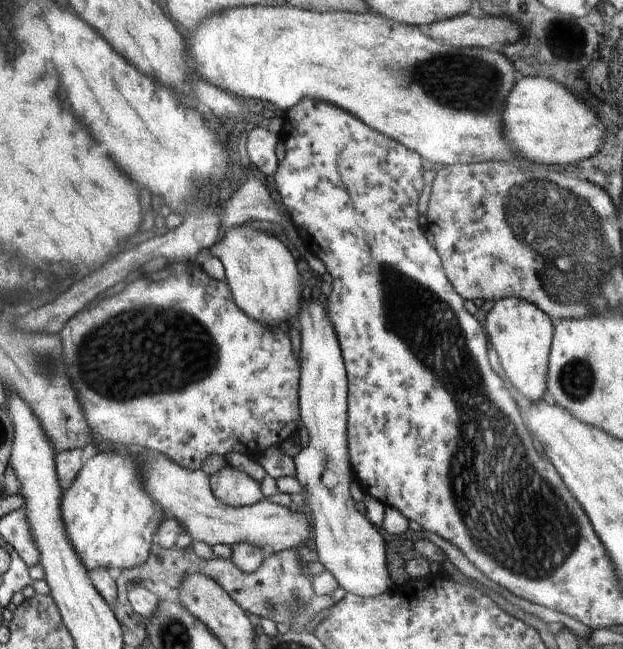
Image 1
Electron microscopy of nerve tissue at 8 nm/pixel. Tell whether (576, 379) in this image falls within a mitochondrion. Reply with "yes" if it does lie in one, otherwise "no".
yes

